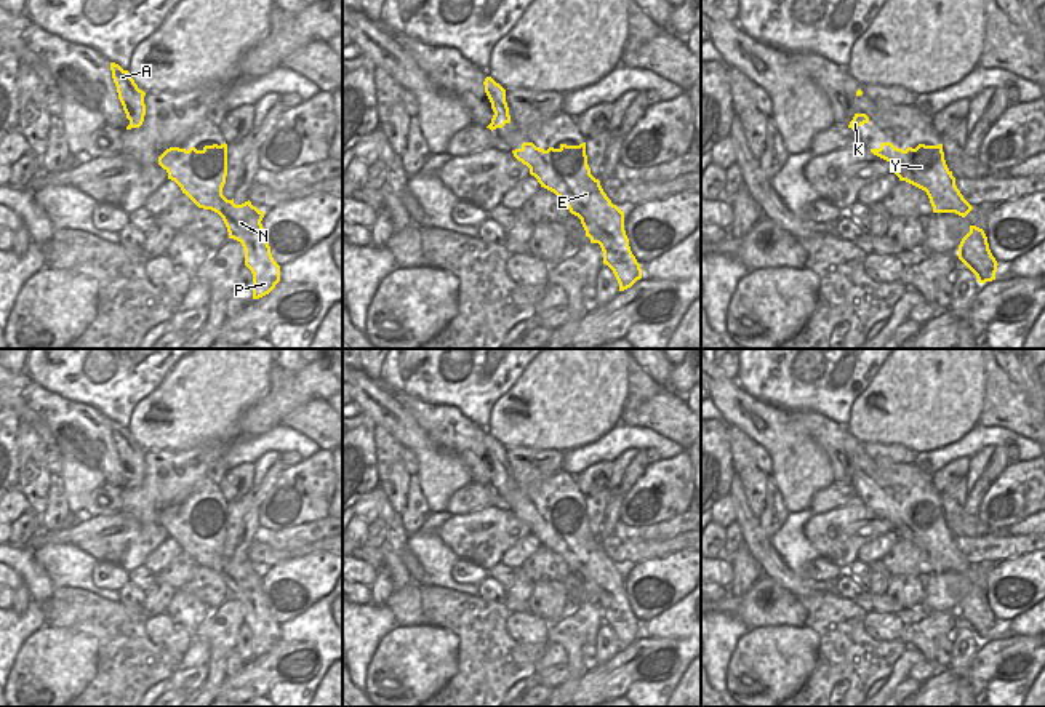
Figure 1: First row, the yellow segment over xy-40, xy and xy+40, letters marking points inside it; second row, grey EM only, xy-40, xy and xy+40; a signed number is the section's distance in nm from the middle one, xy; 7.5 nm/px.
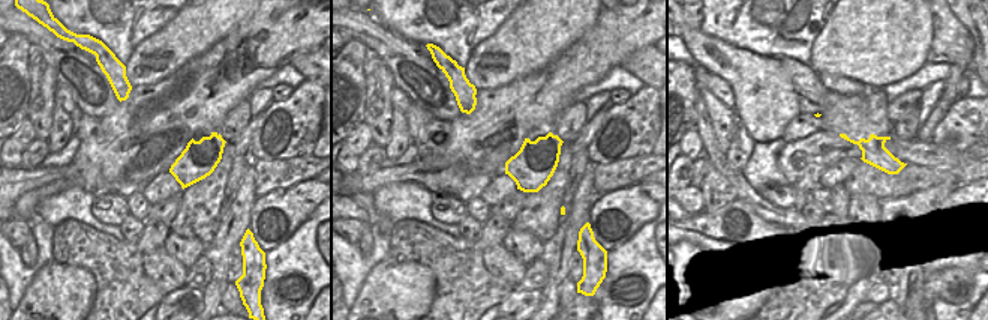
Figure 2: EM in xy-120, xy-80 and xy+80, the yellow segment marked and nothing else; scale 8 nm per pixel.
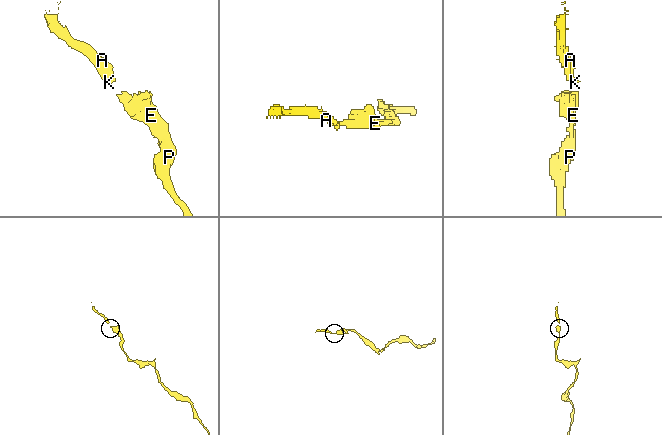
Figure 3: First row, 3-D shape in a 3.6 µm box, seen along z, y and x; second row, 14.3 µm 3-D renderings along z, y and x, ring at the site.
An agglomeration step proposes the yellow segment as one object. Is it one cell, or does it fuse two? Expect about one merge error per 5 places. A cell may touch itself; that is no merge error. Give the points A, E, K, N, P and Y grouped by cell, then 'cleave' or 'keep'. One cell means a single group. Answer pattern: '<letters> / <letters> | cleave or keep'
A E K N P Y | keep

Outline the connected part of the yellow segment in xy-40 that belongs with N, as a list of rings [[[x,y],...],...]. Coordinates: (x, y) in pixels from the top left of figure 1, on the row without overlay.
[[[227,502],[205,504],[202,509],[170,505],[158,515],[158,523],[168,531],[182,552],[198,566],[218,571],[229,597],[242,601],[245,624],[253,632],[253,657],[269,653],[280,640],[280,624],[270,613],[270,605],[261,582],[264,569],[251,560],[235,563],[222,553],[227,534]]]

